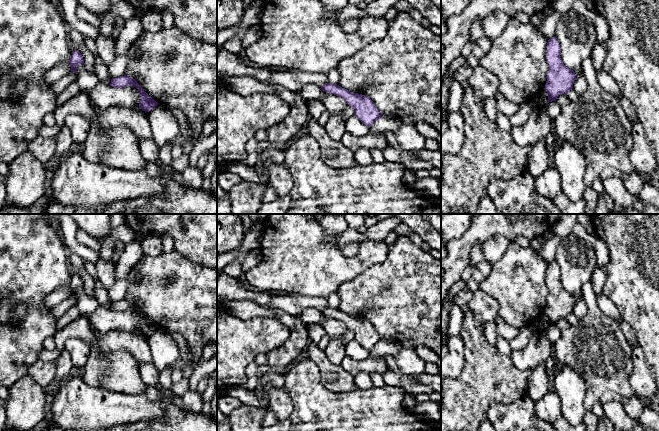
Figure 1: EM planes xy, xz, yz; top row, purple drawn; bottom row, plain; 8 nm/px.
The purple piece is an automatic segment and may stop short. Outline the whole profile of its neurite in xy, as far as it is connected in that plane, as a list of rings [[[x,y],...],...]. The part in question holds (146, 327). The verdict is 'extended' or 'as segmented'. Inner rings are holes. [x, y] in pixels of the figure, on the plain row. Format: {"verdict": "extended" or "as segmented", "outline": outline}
{"verdict": "as segmented", "outline": [[[126,299],[112,302],[109,309],[117,312],[123,312],[125,310],[134,310],[137,312],[140,318],[139,332],[145,336],[150,336],[158,329],[158,327],[144,315],[144,313],[137,307],[134,302],[128,301]]]}

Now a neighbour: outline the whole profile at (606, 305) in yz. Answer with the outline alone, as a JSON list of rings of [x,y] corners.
[[[600,294],[597,297],[597,303],[600,309],[610,318],[612,318],[615,322],[618,322],[621,317],[619,314],[618,308],[614,305],[614,303],[605,295]]]

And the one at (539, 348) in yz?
[[[536,330],[526,346],[513,350],[510,356],[513,364],[520,370],[533,370],[554,354],[554,345],[545,331]]]

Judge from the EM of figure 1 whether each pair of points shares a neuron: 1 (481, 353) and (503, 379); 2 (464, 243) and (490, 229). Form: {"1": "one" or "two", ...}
{"1": "one", "2": "one"}

